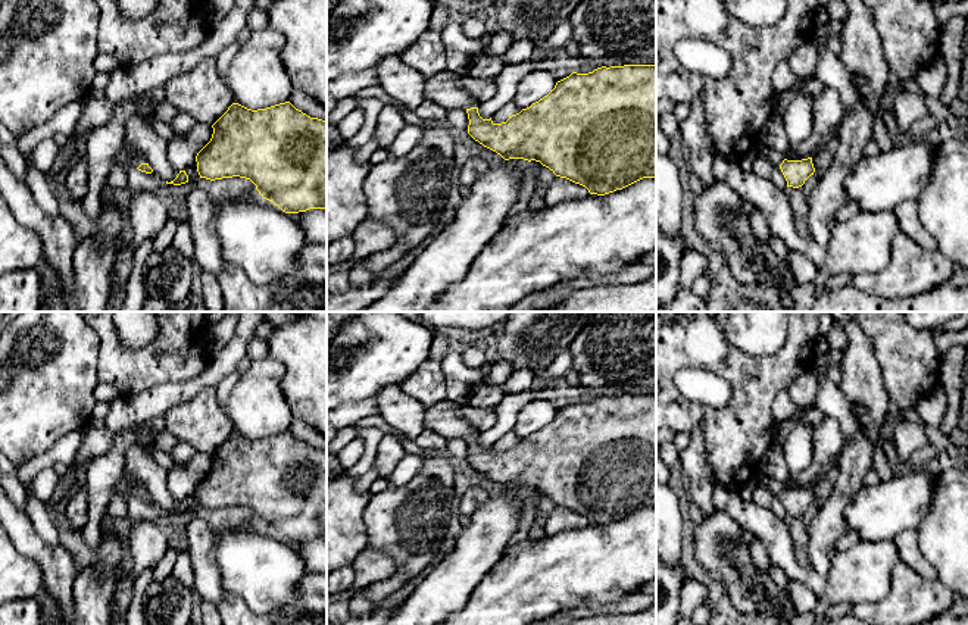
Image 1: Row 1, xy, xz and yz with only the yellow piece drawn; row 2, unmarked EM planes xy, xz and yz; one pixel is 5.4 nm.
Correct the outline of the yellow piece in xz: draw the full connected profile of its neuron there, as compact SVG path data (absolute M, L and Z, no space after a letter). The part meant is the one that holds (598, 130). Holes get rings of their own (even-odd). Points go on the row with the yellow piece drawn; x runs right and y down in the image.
M656 65L602 66L588 74L572 72L558 81L547 96L502 124L480 116L478 103L456 85L459 78L462 76L449 69L425 78L425 99L446 110L465 109L469 119L468 134L505 160L540 162L556 176L580 184L597 196L622 190L643 178L656 178Z

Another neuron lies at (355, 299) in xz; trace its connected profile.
M403 272L397 276L375 279L374 282L363 285L363 287L352 287L350 290L344 291L338 296L331 296L327 300L327 312L360 312L362 309L368 307L371 303L384 297L390 288L397 282L397 279L403 275Z

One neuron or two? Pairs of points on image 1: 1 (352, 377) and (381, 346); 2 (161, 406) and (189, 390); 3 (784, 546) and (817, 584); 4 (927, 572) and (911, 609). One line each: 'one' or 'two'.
1: one
2: one
3: one
4: two

